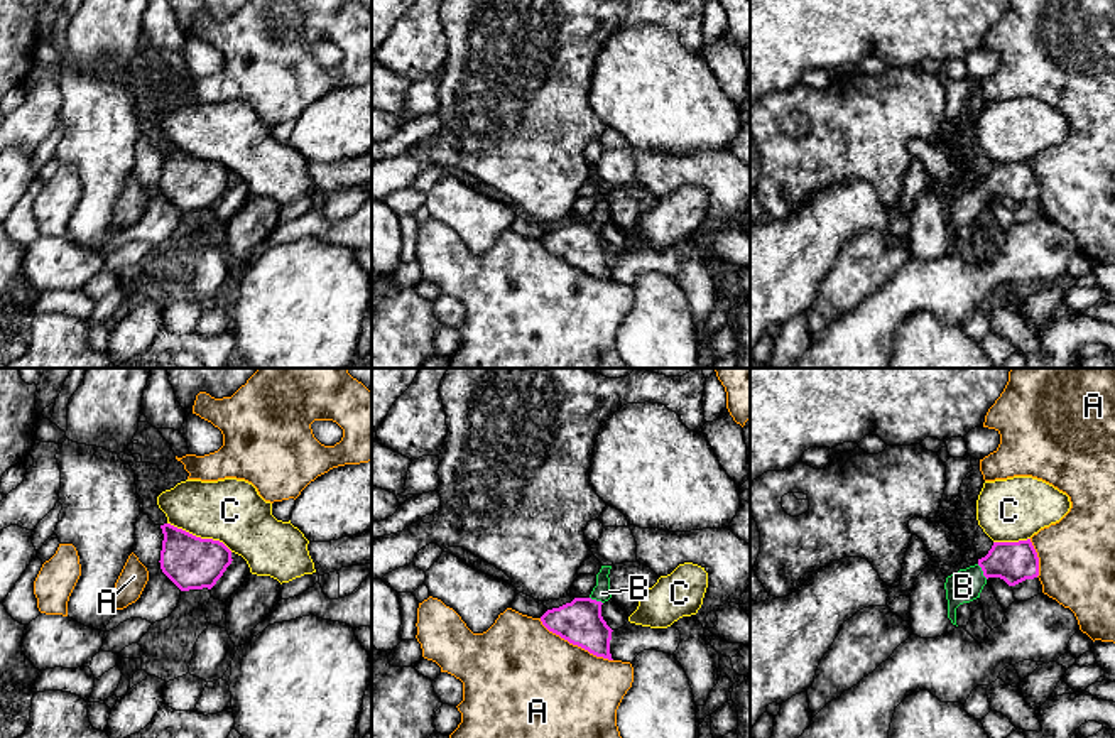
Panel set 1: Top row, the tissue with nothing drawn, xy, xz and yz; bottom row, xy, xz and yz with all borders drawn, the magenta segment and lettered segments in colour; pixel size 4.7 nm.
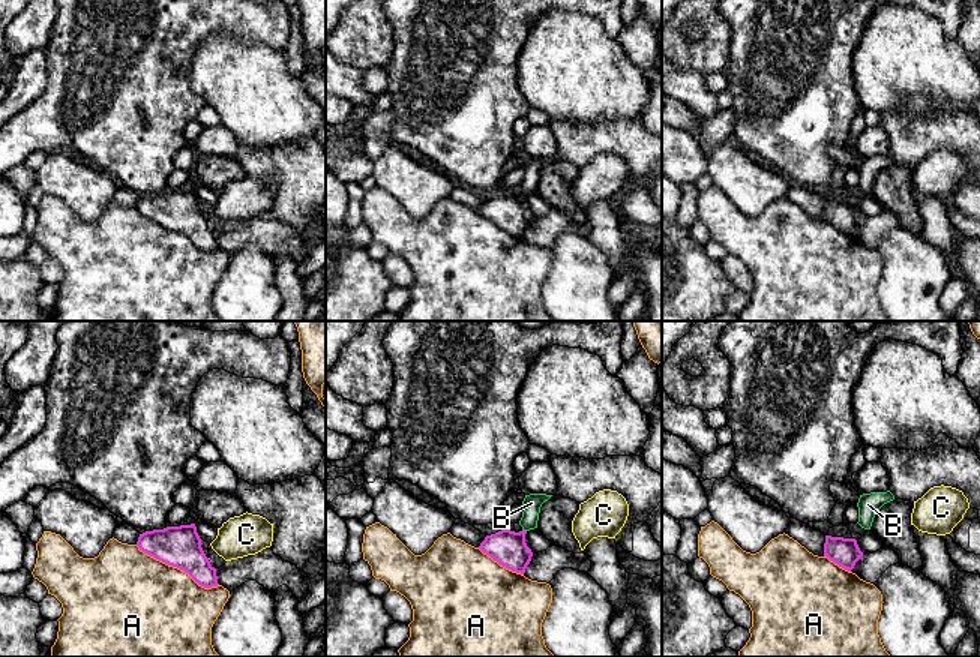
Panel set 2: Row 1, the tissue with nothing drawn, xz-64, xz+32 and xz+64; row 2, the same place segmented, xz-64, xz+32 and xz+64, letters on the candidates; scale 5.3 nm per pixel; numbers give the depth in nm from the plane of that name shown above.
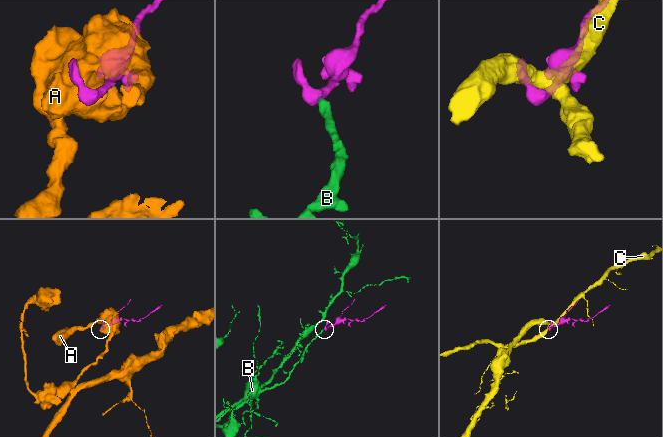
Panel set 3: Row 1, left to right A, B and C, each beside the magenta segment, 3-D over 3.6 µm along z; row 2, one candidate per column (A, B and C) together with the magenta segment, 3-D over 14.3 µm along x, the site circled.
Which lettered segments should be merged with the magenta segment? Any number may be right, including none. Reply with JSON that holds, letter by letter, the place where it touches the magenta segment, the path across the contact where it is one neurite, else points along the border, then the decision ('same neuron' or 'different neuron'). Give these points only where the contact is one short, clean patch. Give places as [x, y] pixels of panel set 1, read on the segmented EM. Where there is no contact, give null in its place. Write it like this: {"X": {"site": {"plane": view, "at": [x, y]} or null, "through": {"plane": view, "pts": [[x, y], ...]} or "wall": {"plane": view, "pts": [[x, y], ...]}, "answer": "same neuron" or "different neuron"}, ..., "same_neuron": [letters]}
{"A": {"site": {"plane": "xz", "at": [575, 644]}, "answer": "different neuron"}, "B": {"site": {"plane": "yz", "at": [982, 569]}, "through": {"plane": "yz", "pts": [[1014, 563], [997, 563], [982, 569], [963, 586]]}, "answer": "same neuron"}, "C": {"site": {"plane": "xy", "at": [200, 537]}, "answer": "different neuron"}, "same_neuron": ["B"]}

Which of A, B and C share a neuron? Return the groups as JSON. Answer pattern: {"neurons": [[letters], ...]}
{"neurons": [["A"], ["B"], ["C"]]}

